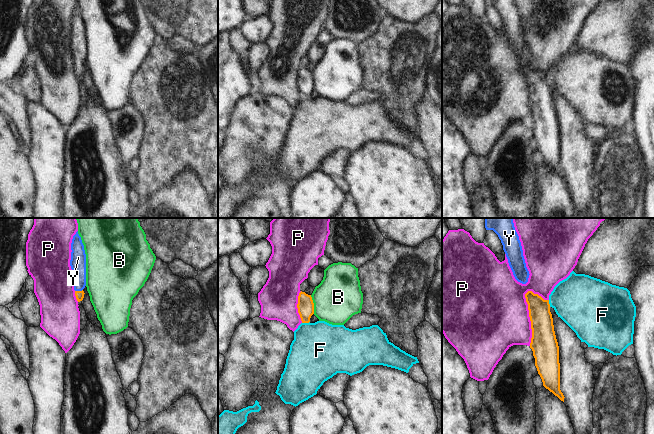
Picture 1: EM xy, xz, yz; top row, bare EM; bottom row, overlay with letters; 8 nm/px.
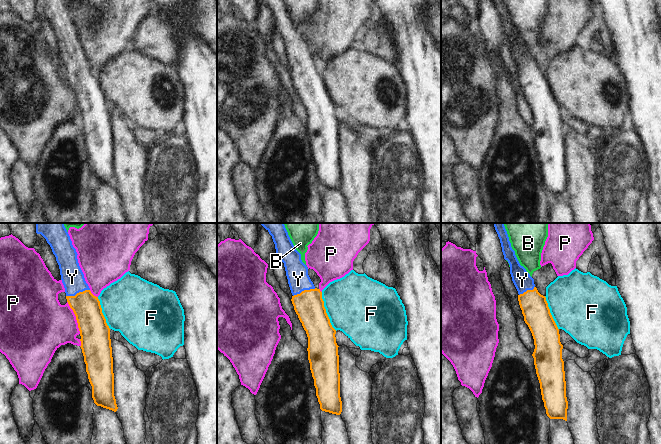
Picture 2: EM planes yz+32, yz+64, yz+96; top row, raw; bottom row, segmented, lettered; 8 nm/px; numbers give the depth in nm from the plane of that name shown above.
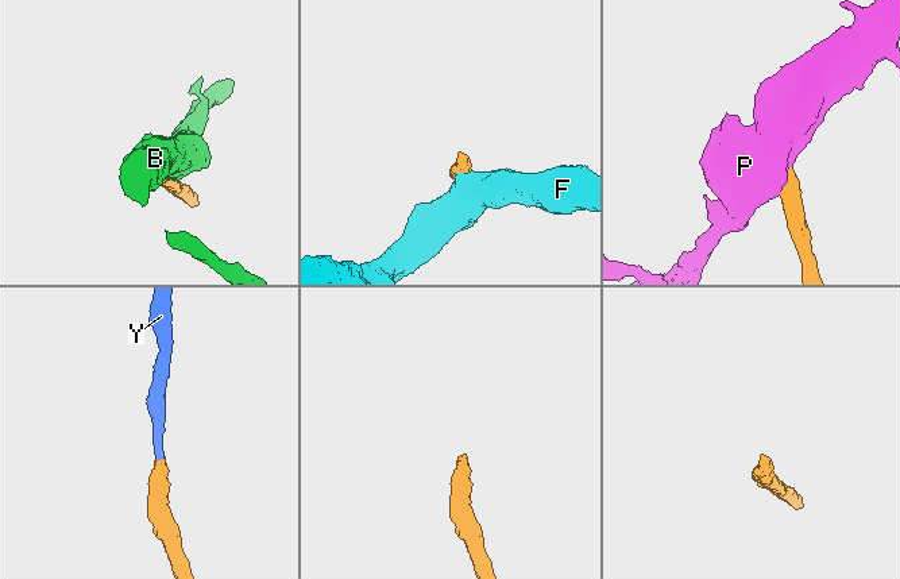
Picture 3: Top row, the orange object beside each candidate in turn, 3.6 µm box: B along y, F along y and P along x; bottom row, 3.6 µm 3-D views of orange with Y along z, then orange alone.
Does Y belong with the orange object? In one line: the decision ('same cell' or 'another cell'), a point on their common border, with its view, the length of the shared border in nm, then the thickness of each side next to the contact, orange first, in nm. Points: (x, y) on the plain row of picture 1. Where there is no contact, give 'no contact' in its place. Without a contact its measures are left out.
same cell; meets orange in xy at (78, 67); contact 70 nm long; 70 nm thick on the orange side, 130 nm on the other

